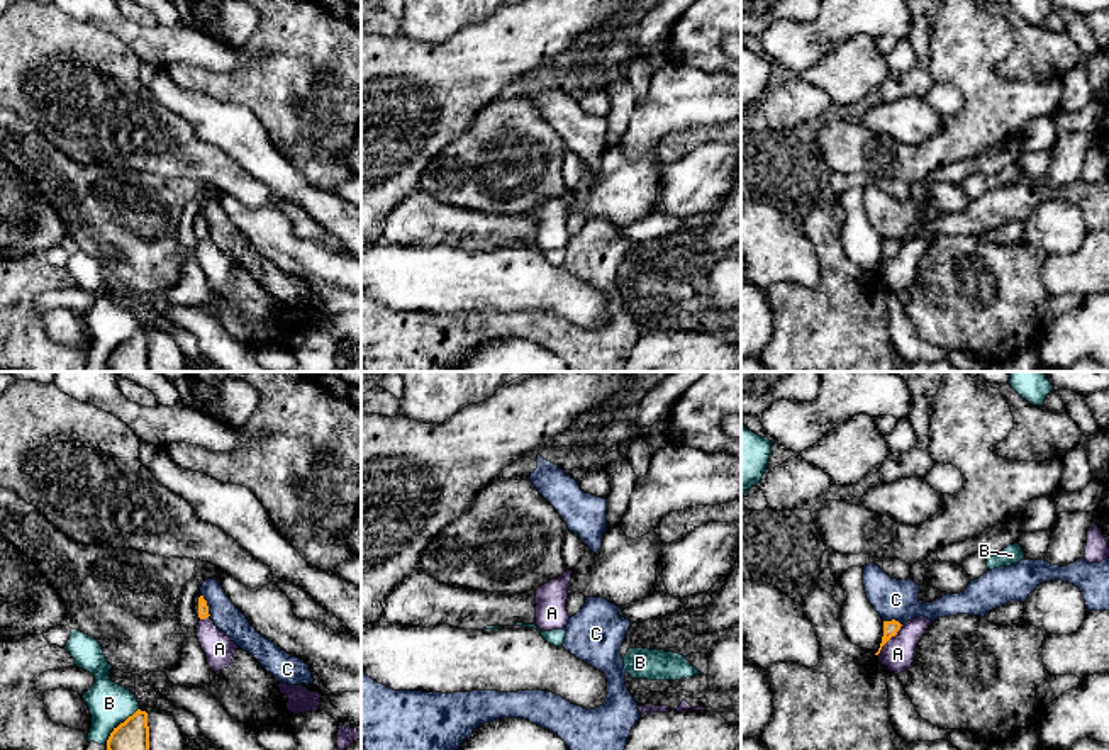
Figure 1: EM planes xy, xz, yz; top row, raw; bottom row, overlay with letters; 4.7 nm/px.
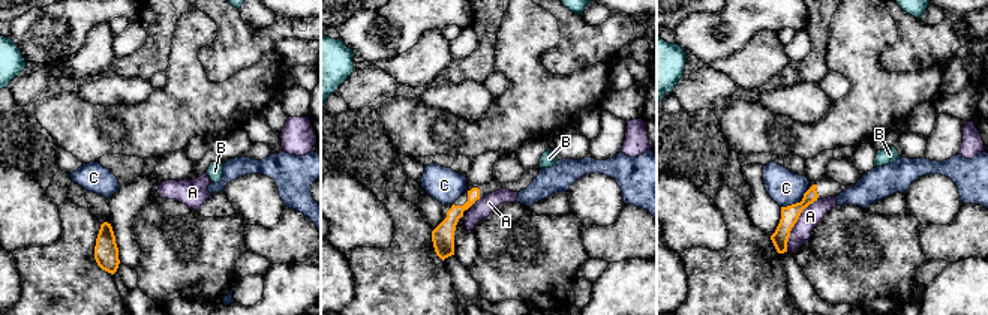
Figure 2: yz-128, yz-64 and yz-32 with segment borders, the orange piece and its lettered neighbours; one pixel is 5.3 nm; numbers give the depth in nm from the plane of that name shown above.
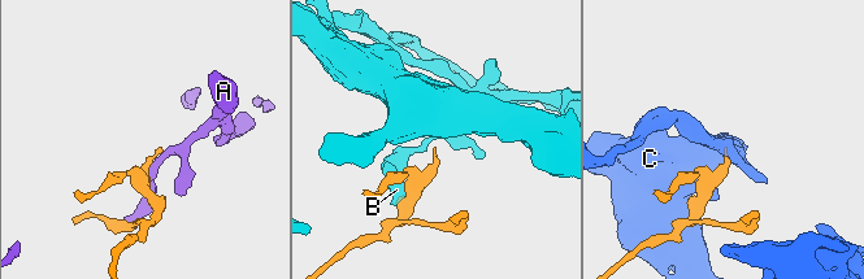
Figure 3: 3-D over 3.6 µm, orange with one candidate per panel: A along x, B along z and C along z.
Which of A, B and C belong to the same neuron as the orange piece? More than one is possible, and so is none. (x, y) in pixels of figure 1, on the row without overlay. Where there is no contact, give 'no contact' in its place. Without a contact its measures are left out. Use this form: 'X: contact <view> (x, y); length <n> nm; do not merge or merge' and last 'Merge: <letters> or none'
A: contact yz (889, 258); length 200 nm; do not merge
B: contact xy (119, 345); length 240 nm; do not merge
C: contact xy (207, 226); length 120 nm; do not merge
Merge: none

